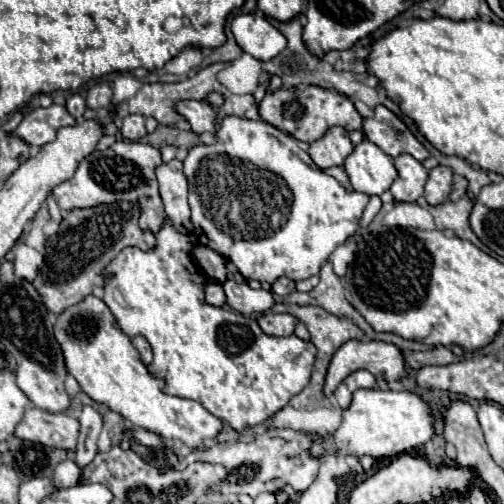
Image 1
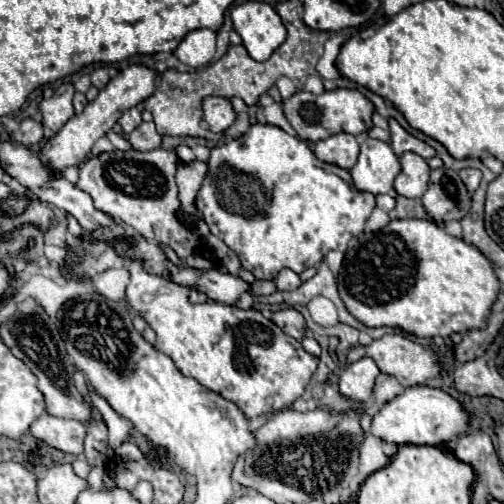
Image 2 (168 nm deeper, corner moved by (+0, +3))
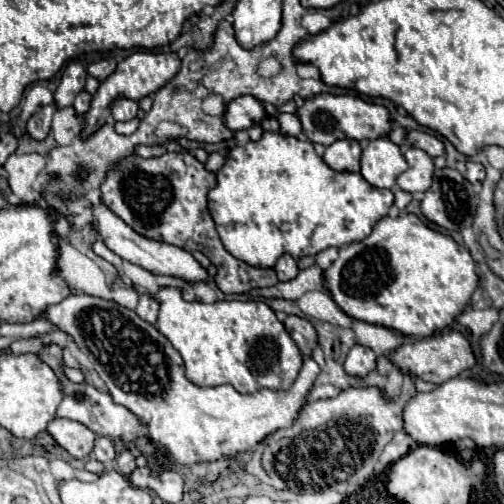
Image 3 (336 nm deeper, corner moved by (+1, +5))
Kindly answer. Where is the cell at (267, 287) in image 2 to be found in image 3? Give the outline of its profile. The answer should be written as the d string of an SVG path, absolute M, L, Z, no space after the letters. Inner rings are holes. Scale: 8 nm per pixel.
M163 153L151 159L129 155L115 161L115 165L107 171L105 181L101 183L101 201L137 233L149 239L167 241L189 253L205 253L217 267L215 281L223 293L247 293L257 287L275 285L277 275L273 269L251 267L223 247L207 209L207 191L215 187L215 183L215 173L209 173L191 153Z

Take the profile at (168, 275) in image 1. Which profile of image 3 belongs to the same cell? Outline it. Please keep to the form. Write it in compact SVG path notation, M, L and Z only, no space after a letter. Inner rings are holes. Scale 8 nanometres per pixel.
M159 287L157 293L153 293L153 299L159 303L159 323L157 329L163 333L169 343L181 353L185 363L185 377L201 387L217 387L223 383L233 385L239 393L251 395L261 389L271 391L285 391L289 389L303 365L303 355L297 349L291 335L287 335L287 329L283 323L275 317L275 313L263 303L263 301L217 301L213 305L193 301L187 303L181 295L181 287Z

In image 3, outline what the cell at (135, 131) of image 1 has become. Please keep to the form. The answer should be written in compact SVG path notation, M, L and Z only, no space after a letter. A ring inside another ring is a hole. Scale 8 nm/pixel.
M117 99L113 103L113 119L115 121L131 121L133 117L137 117L139 105L131 99Z

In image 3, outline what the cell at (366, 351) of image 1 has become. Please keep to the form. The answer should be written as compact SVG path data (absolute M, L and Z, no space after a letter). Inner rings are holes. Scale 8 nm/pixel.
M455 329L443 331L437 337L419 339L419 341L413 341L413 343L401 343L387 357L389 357L391 363L395 363L399 367L399 371L403 375L409 375L411 379L419 377L419 379L435 383L435 385L441 385L441 383L457 377L461 371L475 365L475 357L473 357L473 351L471 351L467 339Z

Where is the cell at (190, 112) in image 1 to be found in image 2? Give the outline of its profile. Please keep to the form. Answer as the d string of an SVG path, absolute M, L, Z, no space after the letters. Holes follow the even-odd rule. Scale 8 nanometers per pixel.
M208 97L208 99L204 99L202 109L204 109L204 121L210 125L210 129L214 133L226 131L238 117L232 103L228 99L224 99L224 97Z

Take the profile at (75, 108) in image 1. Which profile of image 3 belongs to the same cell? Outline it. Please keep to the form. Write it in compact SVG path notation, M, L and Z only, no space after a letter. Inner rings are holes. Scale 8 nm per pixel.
M81 91L77 97L75 97L75 103L73 103L73 109L81 115L81 113L85 113L87 109L89 109L89 105L91 105L91 95L87 93L87 91Z

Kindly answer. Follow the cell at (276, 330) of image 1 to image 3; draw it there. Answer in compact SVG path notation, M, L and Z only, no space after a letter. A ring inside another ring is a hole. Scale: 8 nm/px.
M287 315L283 325L289 331L291 339L297 343L297 347L301 349L301 353L303 355L311 355L313 345L317 343L317 333L315 333L313 325L307 319L297 317L297 315Z

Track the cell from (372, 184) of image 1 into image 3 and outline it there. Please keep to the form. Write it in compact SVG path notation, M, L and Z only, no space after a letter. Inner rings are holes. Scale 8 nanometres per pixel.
M387 137L367 141L361 153L361 175L379 189L391 189L397 177L407 169L399 147Z

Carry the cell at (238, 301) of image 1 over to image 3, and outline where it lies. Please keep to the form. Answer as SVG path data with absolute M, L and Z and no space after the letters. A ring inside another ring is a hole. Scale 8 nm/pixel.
M103 203L99 205L89 205L93 211L93 229L97 231L97 235L101 237L101 241L121 259L143 267L149 273L155 275L169 275L169 277L177 277L177 279L185 279L189 283L207 283L209 273L205 267L201 267L191 253L187 253L181 247L163 243L163 241L155 241L155 239L147 239L145 235L139 235L135 229L131 229L127 223L123 223L123 219L119 219L109 207L105 207Z

